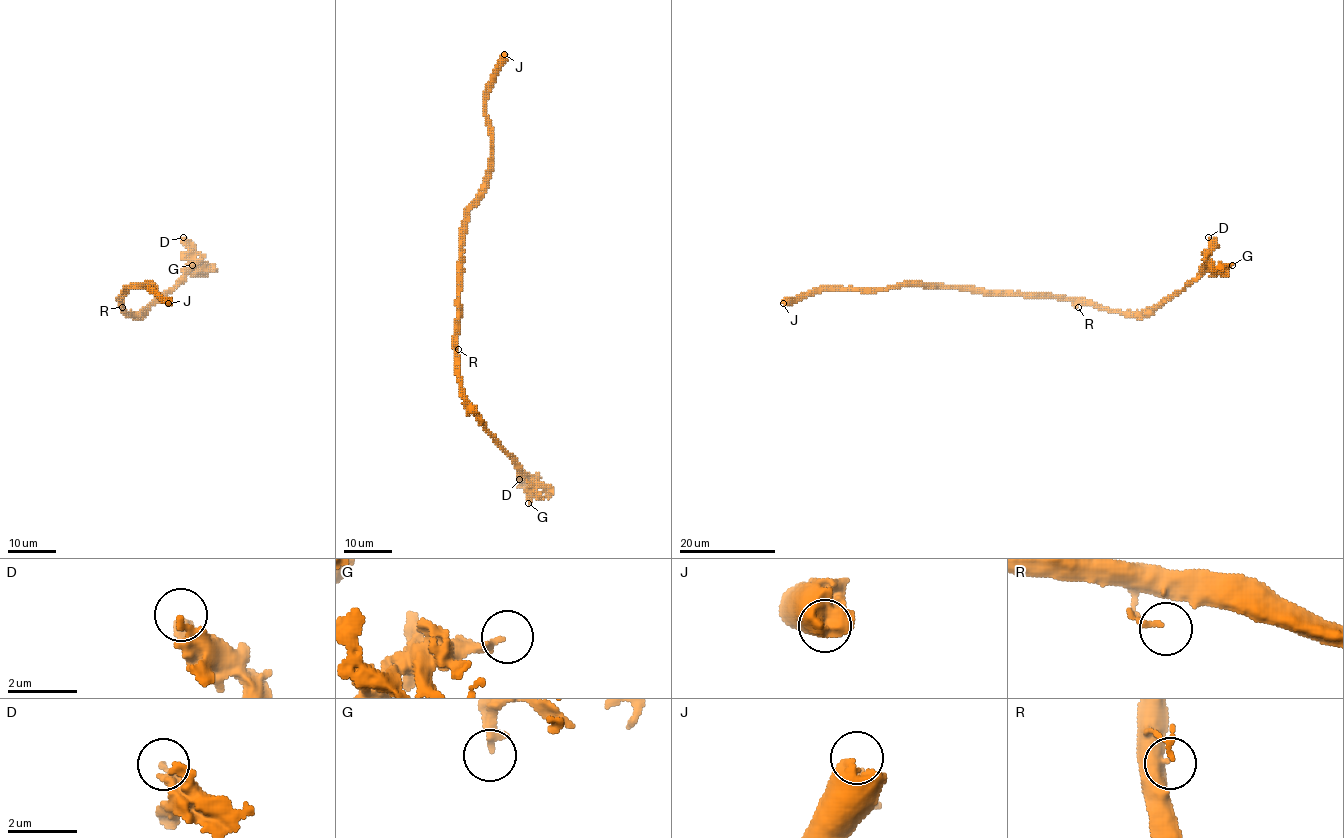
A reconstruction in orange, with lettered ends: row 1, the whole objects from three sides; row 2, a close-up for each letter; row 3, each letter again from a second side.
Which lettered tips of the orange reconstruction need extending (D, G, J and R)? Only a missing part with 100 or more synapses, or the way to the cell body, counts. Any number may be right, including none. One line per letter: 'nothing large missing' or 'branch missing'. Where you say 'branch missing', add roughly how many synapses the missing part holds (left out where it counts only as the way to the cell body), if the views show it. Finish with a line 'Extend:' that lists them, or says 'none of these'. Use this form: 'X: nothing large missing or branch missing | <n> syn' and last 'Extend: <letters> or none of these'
D: nothing large missing
G: nothing large missing
J: branch missing | 110 syn
R: nothing large missing
Extend: J

